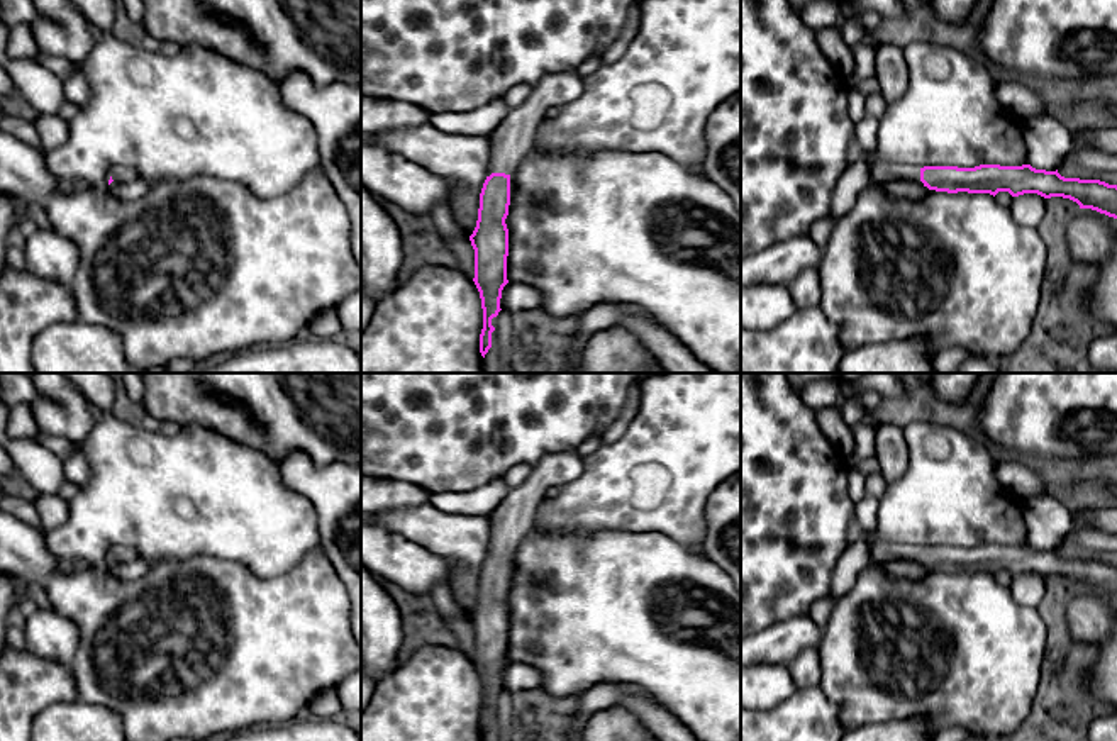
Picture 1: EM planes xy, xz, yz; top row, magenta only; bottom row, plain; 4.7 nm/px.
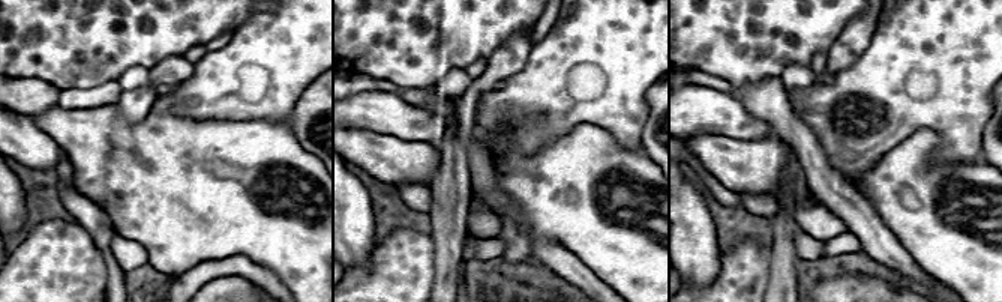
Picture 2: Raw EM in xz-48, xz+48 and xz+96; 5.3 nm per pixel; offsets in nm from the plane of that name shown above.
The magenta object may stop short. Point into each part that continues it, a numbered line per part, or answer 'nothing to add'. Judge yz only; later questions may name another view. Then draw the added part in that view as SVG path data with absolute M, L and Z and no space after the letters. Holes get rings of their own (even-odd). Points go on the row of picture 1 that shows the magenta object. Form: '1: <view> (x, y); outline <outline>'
1: yz (882, 172); outline M866 153L873 185L888 181L920 181L920 170L898 161L881 159L876 153Z

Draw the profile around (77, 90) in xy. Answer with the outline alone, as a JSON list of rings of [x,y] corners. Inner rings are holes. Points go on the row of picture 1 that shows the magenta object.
[[[75,64],[75,71],[63,80],[63,93],[66,102],[83,105],[92,97],[92,88],[88,85],[86,75],[81,64]]]

